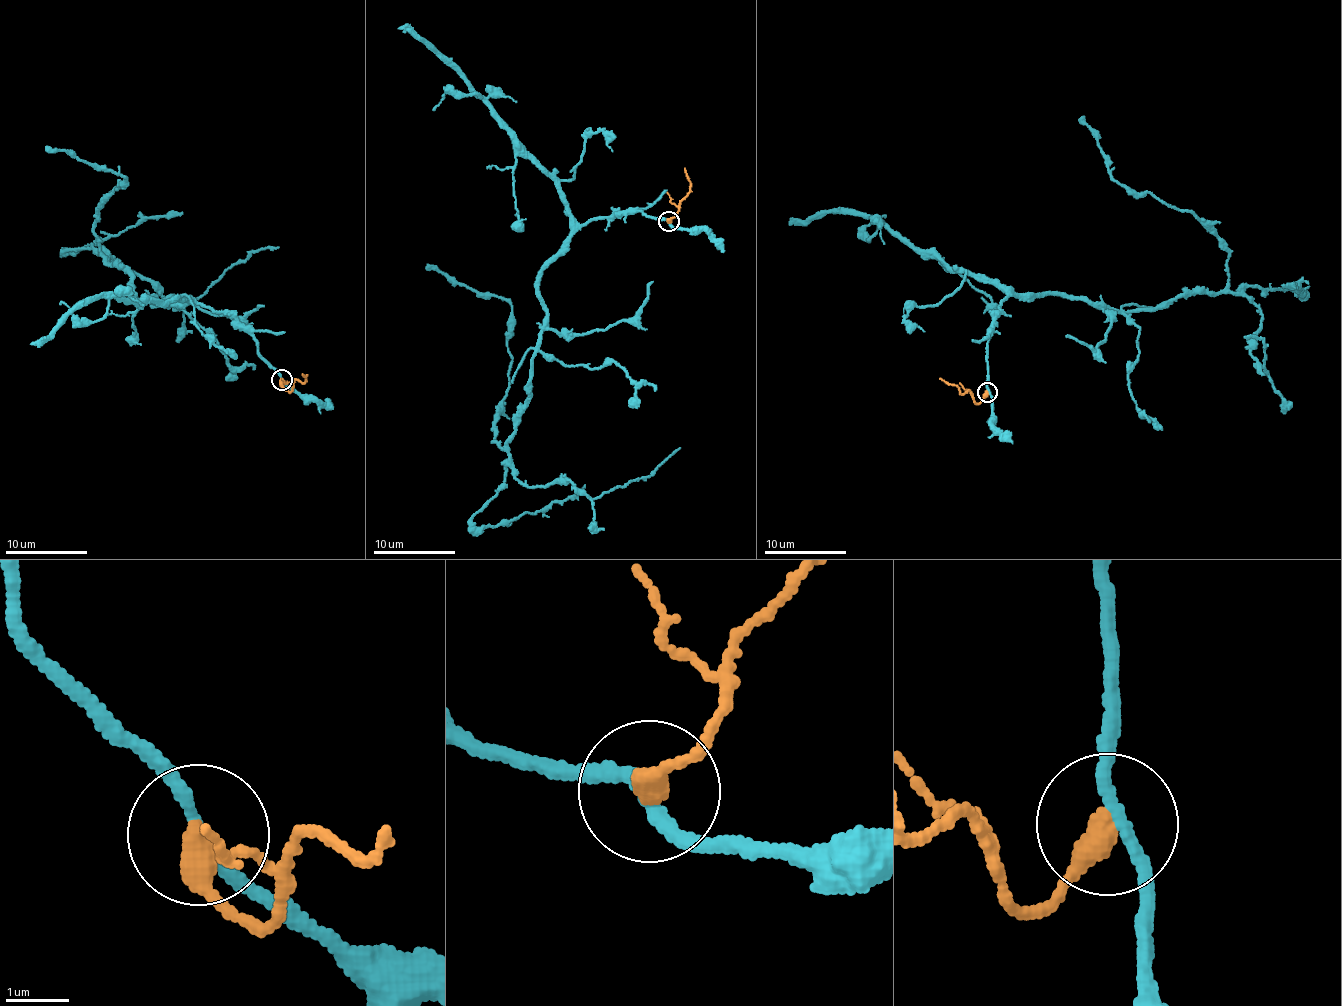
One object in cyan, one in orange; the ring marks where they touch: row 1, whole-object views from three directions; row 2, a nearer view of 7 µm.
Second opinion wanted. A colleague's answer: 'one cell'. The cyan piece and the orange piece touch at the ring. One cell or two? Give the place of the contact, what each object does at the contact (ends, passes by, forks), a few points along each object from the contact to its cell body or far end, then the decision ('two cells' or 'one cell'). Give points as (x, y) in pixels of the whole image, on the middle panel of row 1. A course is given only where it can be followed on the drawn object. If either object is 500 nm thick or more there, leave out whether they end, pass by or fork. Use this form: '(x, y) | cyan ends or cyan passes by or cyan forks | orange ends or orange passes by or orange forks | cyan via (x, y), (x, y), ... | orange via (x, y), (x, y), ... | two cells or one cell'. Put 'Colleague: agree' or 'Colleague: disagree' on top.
Colleague: disagree
(669, 221) | cyan passes by | orange ends | cyan via (669, 222), (587, 221), (542, 269), (530, 391), (500, 447), (511, 305), (426, 264) | orange via (669, 222), (691, 186), (684, 168) | two cells

